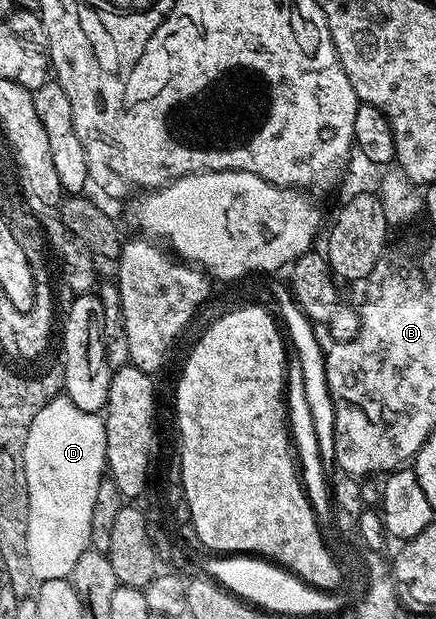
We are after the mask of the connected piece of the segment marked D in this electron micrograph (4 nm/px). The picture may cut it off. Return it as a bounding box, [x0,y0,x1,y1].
[25,395,107,582]

